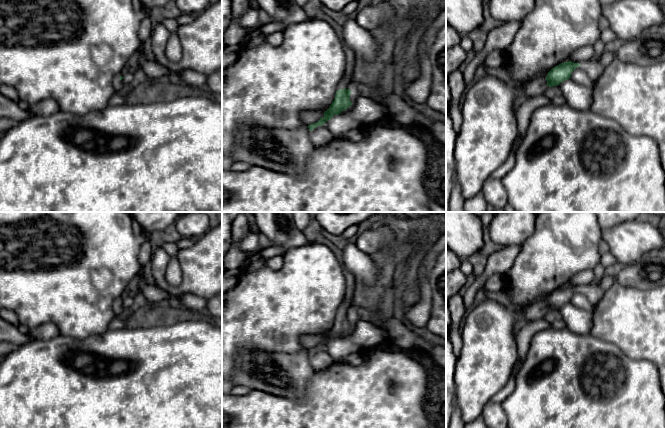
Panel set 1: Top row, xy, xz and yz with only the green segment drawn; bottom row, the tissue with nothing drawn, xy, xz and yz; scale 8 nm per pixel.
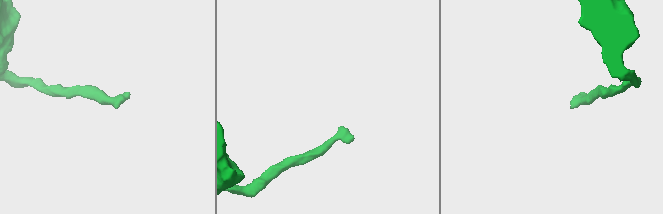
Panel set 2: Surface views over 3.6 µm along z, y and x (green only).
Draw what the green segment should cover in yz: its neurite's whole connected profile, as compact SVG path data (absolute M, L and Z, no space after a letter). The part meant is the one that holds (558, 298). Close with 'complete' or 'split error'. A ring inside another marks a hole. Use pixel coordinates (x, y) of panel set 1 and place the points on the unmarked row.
M571 285L561 287L552 292L546 300L540 300L527 306L524 309L524 317L529 322L544 318L548 310L558 310L563 305L570 303L572 296L580 289Z; split error

